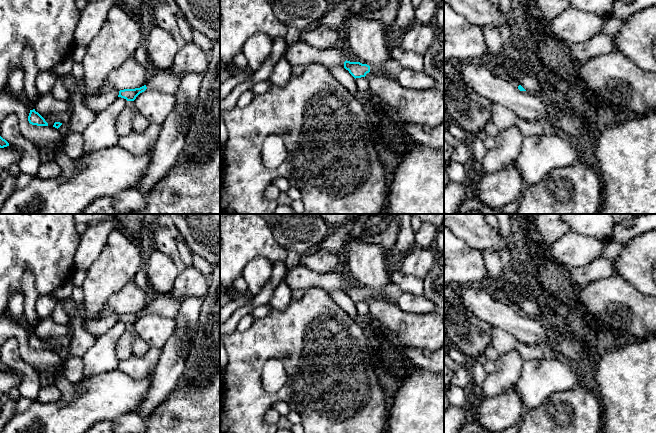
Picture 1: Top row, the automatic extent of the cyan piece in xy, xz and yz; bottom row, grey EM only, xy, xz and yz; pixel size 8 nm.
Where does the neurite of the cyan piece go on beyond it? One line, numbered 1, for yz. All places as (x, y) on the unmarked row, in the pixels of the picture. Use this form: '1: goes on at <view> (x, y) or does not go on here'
1: does not go on here

